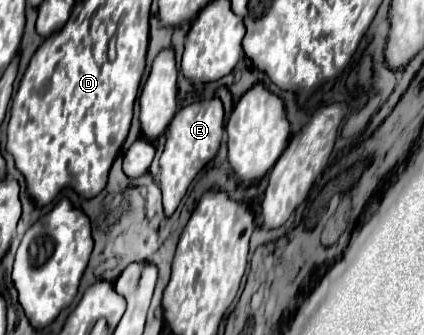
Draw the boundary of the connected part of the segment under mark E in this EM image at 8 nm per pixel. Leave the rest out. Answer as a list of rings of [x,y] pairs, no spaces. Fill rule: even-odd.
[[[210,98],[210,100],[200,100],[194,104],[188,104],[182,110],[178,110],[176,116],[172,118],[172,122],[166,130],[166,146],[160,156],[162,170],[158,176],[166,216],[170,216],[176,210],[176,206],[180,204],[182,196],[186,194],[190,182],[216,156],[220,140],[222,140],[222,126],[224,126],[224,106],[222,106],[220,98]]]

